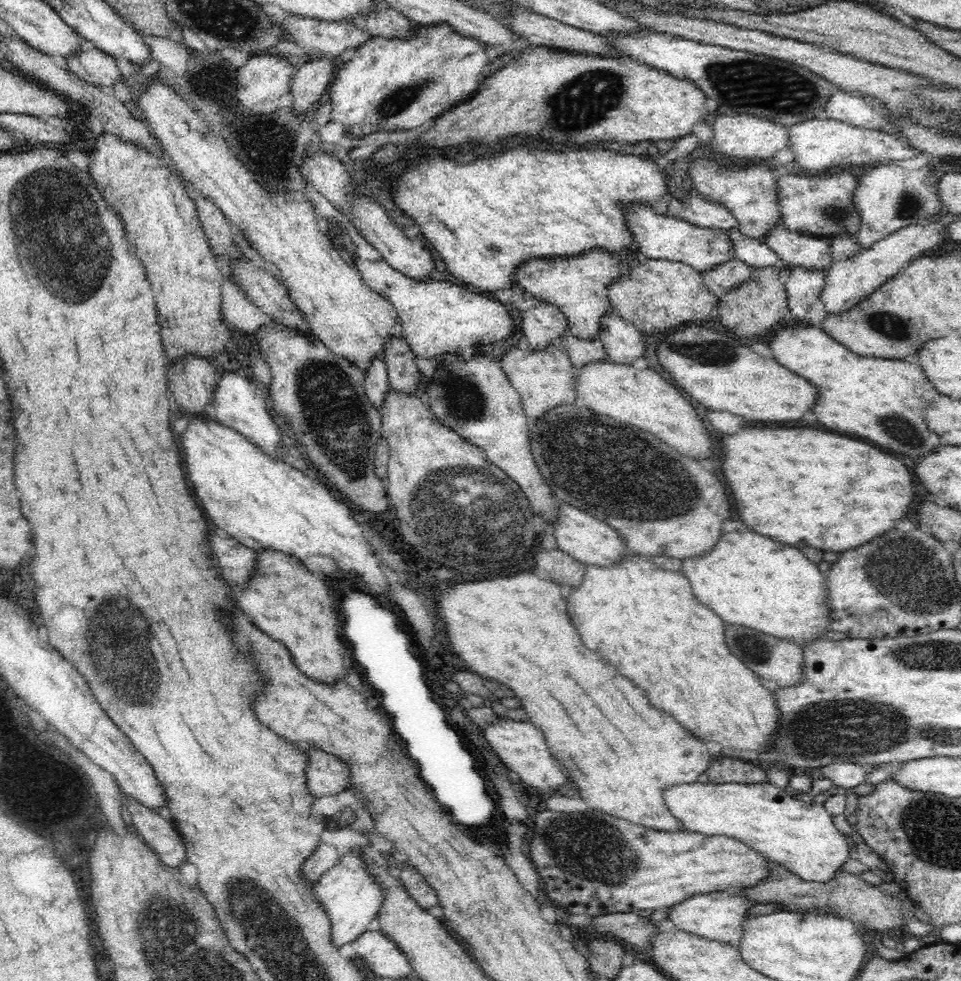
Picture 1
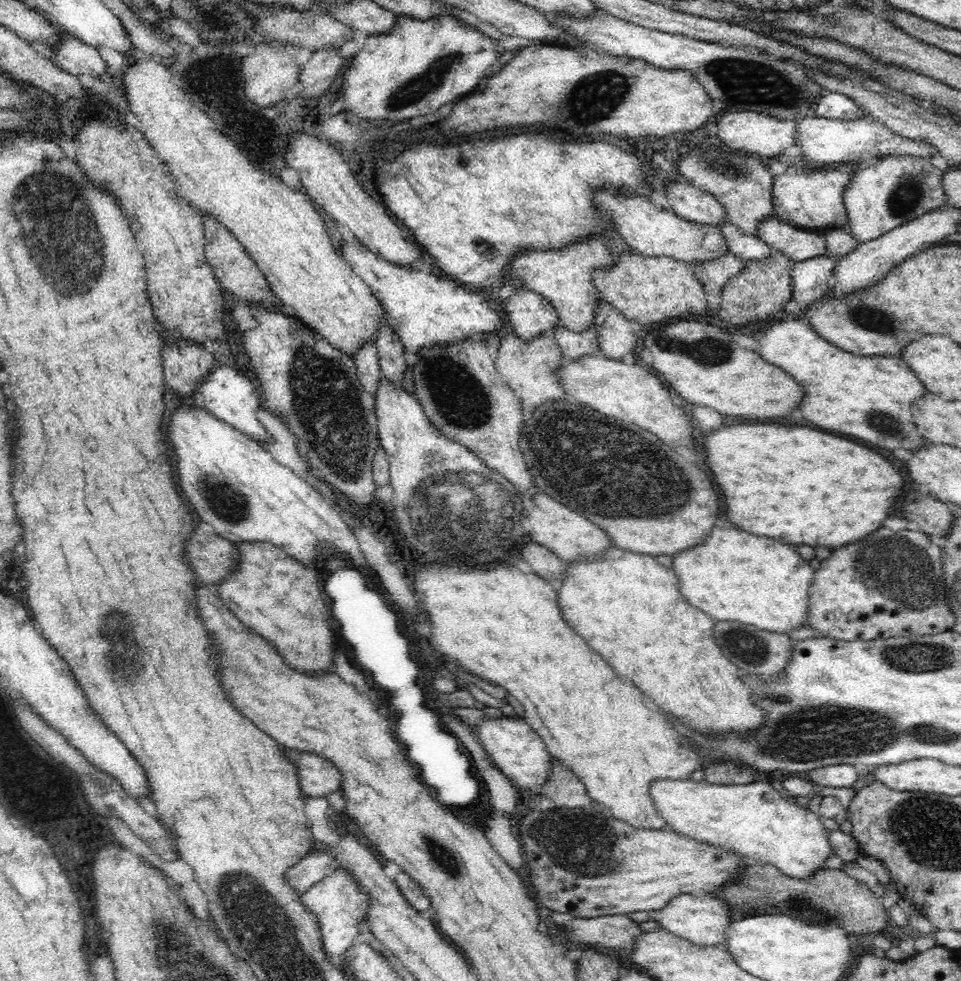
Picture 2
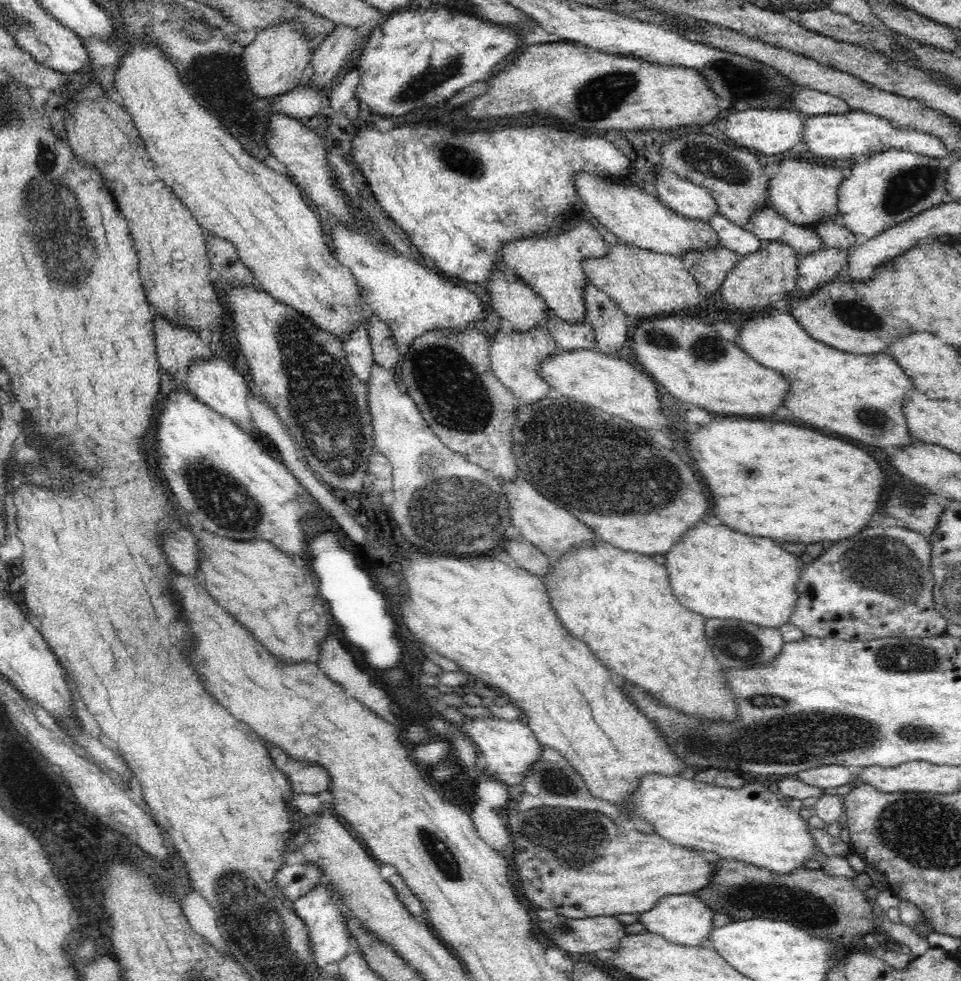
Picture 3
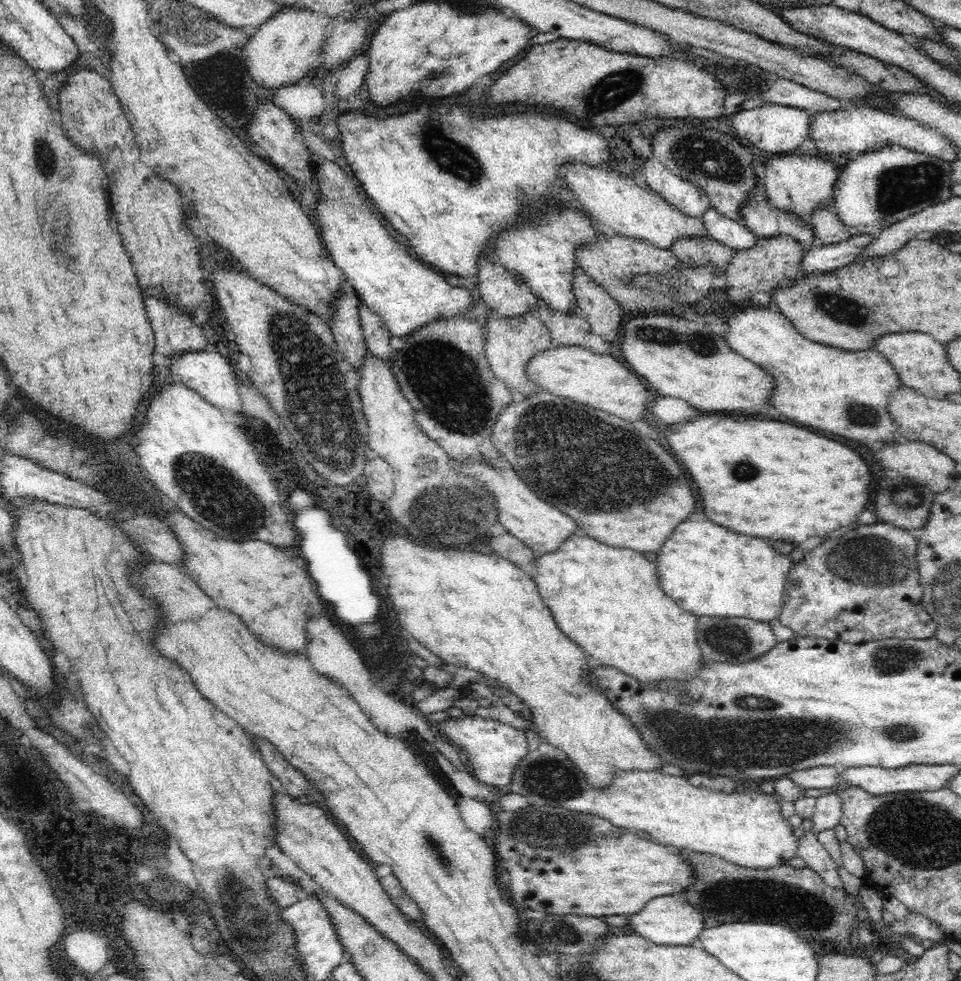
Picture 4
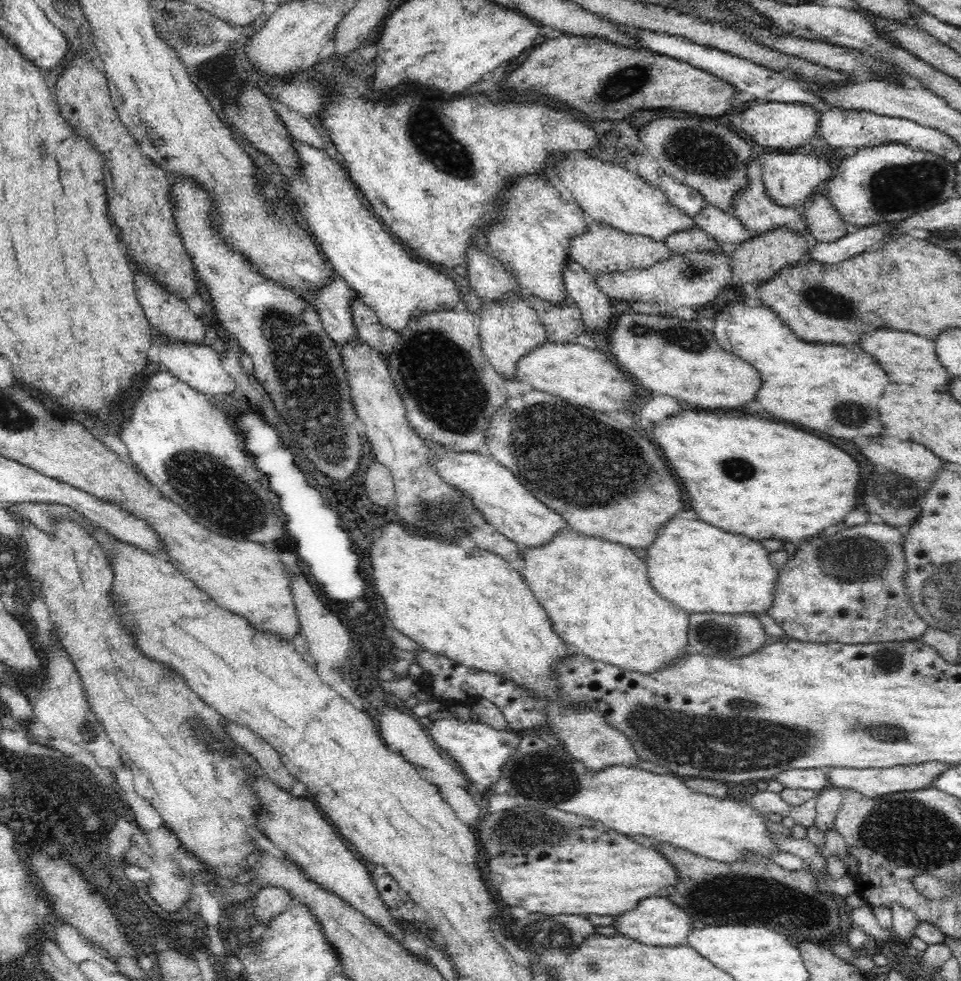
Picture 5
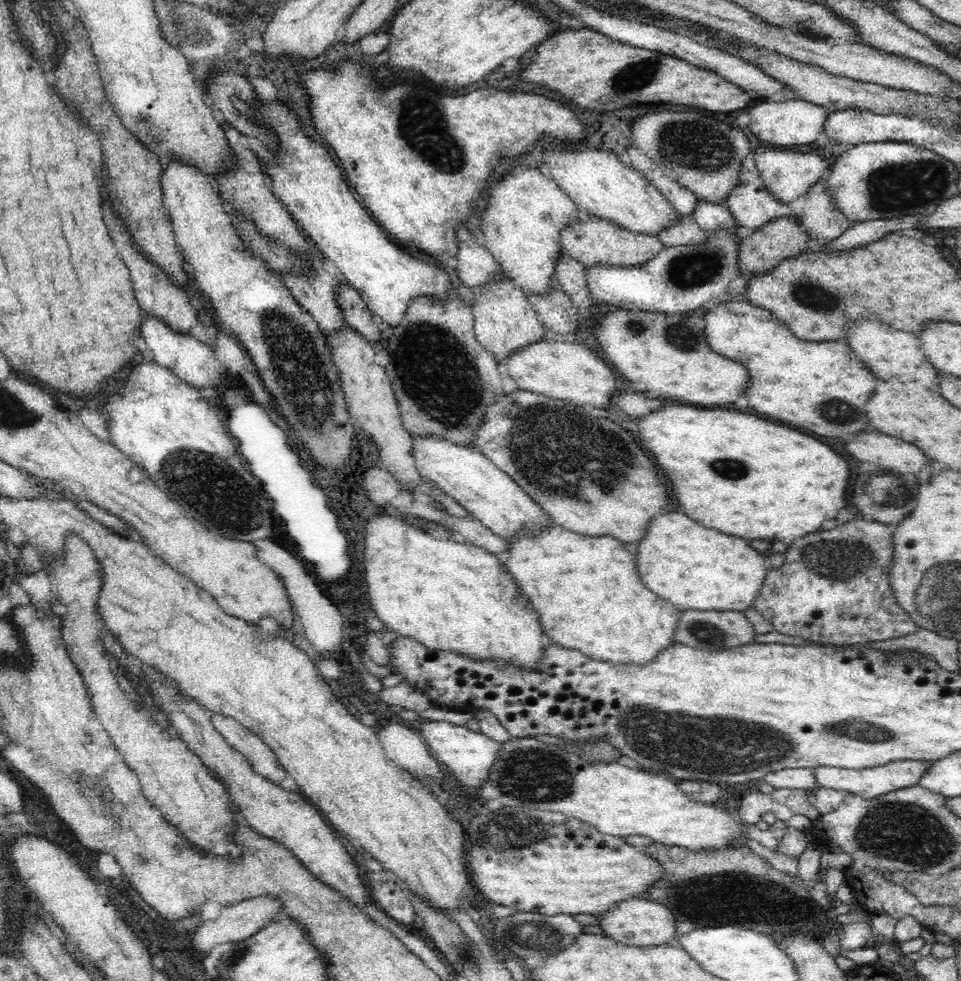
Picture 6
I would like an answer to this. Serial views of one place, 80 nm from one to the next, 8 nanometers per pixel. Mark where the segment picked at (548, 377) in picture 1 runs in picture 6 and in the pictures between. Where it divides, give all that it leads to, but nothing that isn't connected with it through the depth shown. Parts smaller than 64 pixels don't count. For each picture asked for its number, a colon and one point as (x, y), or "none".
2: (529, 368)
3: (515, 356)
4: (510, 342)
5: (509, 329)
6: (504, 320)

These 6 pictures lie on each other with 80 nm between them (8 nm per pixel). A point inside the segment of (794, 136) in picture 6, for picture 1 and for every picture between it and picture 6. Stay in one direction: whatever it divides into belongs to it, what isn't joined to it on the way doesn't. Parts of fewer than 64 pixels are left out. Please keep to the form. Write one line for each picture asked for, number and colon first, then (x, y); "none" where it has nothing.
1: (745, 137)
2: (749, 132)
3: (771, 131)
4: (772, 127)
5: (775, 125)

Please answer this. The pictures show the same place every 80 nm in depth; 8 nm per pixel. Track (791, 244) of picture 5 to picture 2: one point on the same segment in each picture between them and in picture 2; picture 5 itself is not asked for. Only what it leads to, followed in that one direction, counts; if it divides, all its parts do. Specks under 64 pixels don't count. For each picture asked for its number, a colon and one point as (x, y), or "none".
2: (764, 287)
3: (770, 274)
4: (774, 262)

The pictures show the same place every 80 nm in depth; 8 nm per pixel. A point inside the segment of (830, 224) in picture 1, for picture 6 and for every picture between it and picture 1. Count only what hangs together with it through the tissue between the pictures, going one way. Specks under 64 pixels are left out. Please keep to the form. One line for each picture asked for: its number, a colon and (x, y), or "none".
2: (812, 199)
3: (803, 192)
4: (798, 183)
5: (792, 178)
6: (787, 175)

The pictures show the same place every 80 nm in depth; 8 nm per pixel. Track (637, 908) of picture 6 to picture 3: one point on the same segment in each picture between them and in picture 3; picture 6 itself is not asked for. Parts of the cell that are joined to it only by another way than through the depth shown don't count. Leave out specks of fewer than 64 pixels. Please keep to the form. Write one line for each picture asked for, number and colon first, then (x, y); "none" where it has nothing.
3: (683, 919)
4: (667, 920)
5: (655, 921)

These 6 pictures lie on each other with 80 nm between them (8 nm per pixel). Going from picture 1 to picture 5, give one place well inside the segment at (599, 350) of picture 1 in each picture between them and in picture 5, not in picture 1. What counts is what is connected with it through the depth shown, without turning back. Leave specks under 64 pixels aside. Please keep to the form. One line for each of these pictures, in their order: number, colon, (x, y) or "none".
2: (573, 345)
3: (567, 336)
4: (570, 329)
5: (563, 323)

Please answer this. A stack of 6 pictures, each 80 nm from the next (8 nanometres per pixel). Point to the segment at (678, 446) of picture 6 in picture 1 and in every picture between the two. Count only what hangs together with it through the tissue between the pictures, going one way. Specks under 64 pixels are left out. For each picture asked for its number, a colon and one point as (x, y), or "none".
1: (803, 486)
2: (800, 486)
3: (771, 479)
4: (764, 478)
5: (748, 476)

